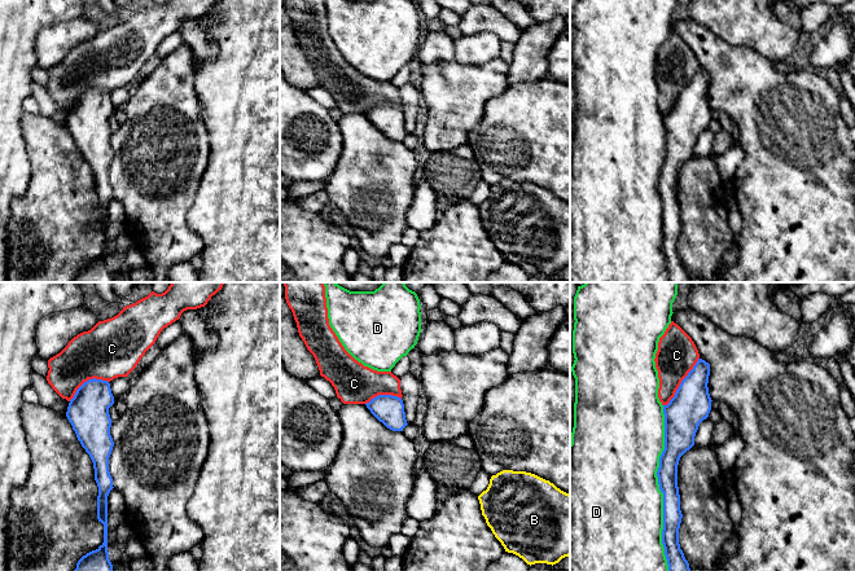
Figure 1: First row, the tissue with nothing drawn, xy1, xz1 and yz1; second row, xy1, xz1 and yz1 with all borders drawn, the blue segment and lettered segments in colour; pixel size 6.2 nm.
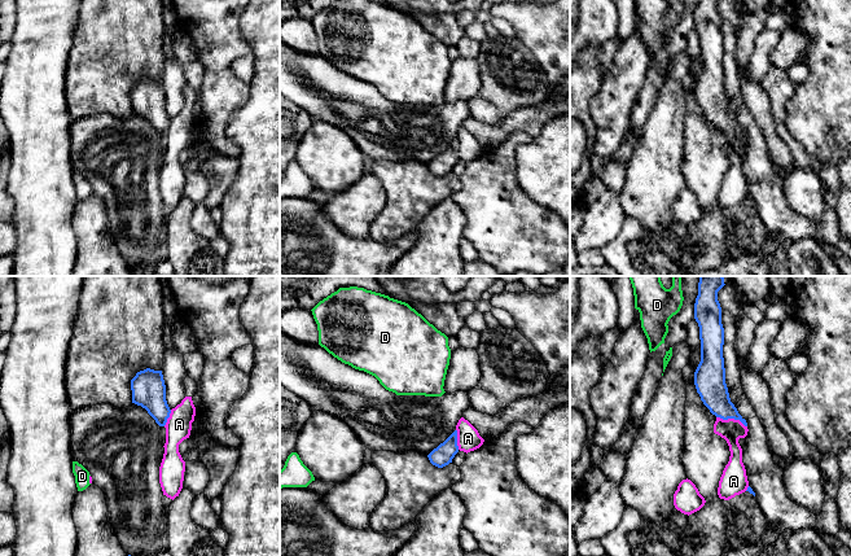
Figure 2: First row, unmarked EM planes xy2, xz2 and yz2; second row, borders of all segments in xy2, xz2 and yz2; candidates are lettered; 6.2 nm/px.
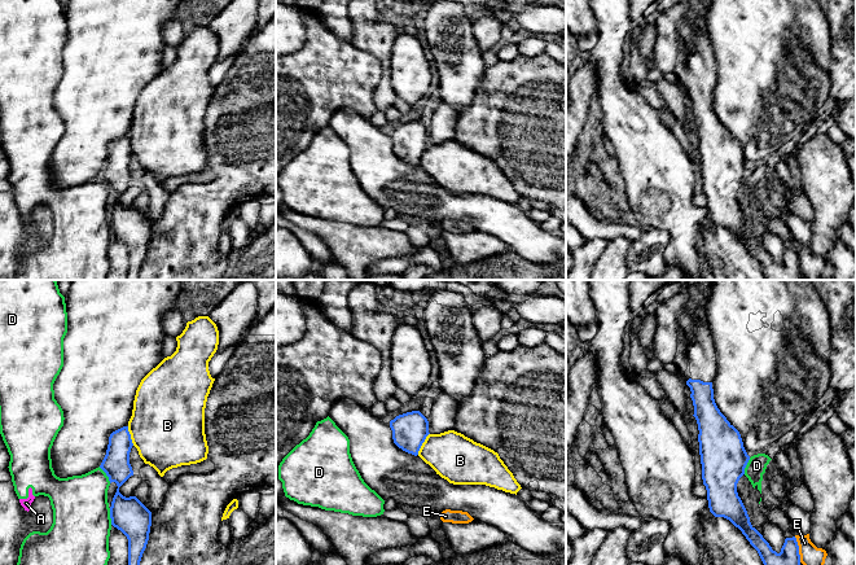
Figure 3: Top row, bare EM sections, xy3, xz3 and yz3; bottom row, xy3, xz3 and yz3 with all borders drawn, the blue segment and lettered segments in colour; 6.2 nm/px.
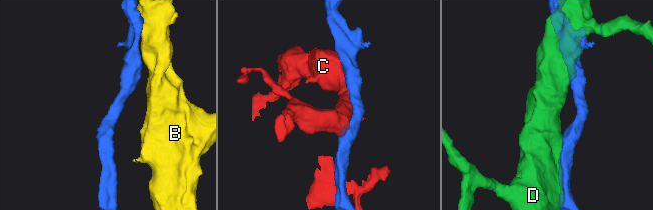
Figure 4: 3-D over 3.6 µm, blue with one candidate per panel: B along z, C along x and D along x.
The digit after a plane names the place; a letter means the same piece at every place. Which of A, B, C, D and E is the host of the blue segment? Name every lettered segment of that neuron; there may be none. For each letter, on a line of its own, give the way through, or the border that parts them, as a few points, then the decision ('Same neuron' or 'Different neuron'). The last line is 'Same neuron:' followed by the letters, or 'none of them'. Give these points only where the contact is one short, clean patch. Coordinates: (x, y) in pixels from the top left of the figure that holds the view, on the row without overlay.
A: Boundary: yz2 (716, 126), (740, 130), (746, 136). Different neuron
B: Boundary: xz3 (429, 143), (417, 163). Different neuron
C: Different neuron
D: Different neuron
E: Boundary: yz3 (794, 246), (800, 271). Different neuron
Same neuron: none of them

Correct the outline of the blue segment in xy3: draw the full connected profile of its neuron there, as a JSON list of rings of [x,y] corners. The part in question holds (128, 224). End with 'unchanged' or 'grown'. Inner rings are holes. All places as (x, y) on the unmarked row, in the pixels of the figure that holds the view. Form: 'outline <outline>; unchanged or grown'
outline [[[128,136],[113,141],[109,146],[106,165],[100,178],[115,192],[118,198],[110,216],[111,235],[128,249],[128,276],[126,280],[139,280],[142,263],[149,250],[152,222],[136,207],[126,207],[119,197],[133,185],[130,162],[133,153]]]; unchanged

